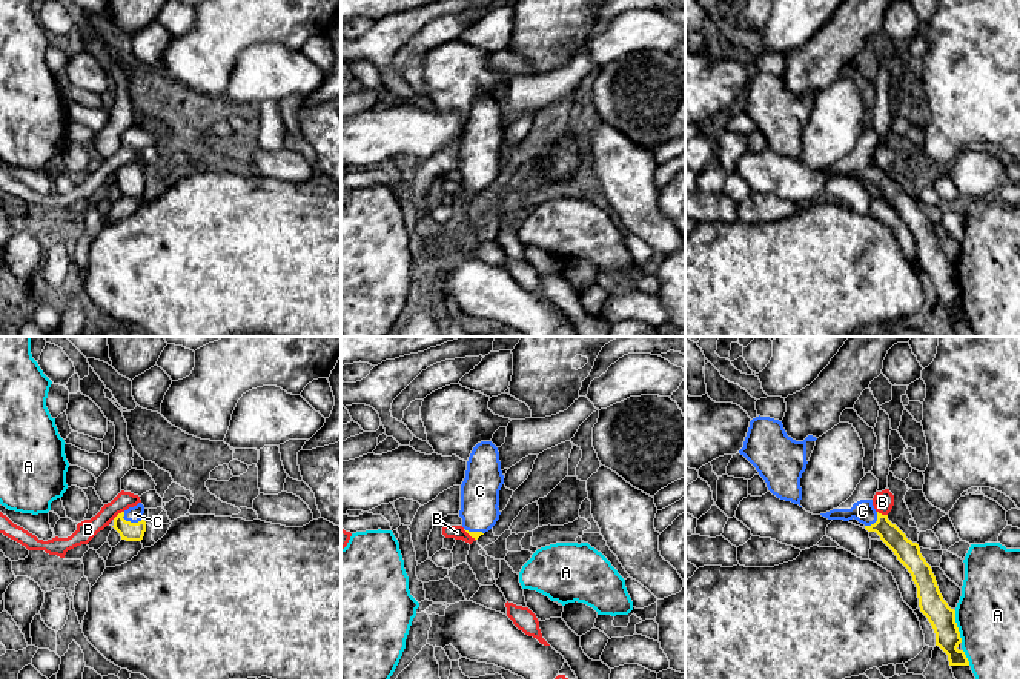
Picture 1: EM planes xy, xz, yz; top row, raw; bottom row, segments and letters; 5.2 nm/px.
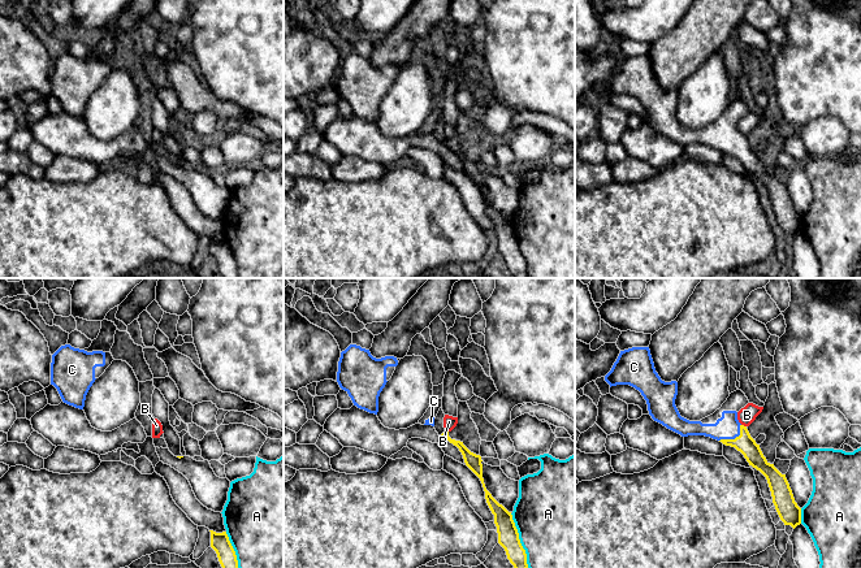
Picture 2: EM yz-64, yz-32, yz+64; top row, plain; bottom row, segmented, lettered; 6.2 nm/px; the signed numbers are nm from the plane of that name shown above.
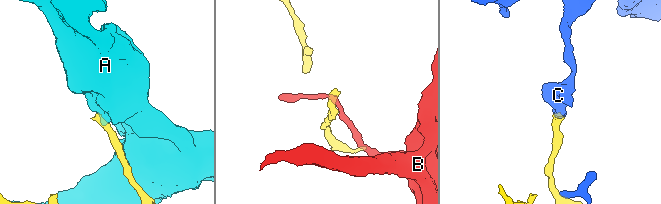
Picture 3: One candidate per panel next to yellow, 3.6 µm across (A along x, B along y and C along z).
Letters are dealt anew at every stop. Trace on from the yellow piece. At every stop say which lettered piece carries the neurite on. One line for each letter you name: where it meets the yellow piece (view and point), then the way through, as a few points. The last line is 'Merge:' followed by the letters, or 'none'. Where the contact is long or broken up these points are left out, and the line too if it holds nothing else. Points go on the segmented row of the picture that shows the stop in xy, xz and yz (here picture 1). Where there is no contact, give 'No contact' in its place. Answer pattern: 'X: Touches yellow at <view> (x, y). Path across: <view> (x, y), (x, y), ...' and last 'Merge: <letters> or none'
C: Touches yellow at xy (132, 523). Path across: xy (128, 531), (132, 523), (134, 514)
Merge: C

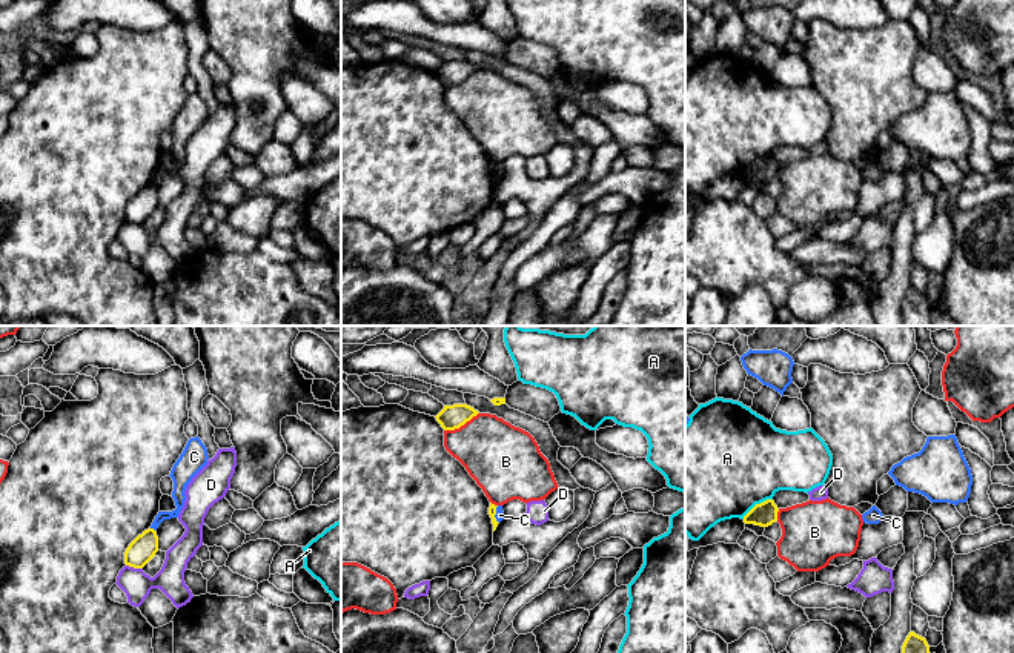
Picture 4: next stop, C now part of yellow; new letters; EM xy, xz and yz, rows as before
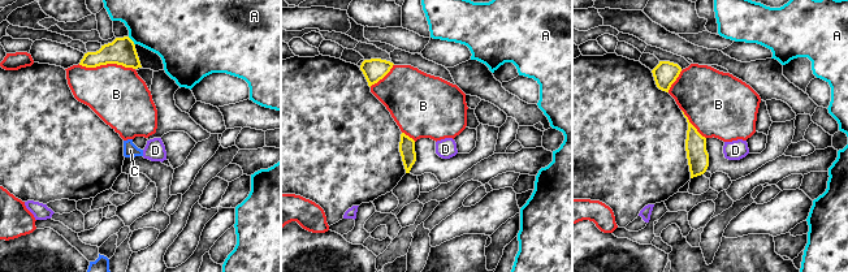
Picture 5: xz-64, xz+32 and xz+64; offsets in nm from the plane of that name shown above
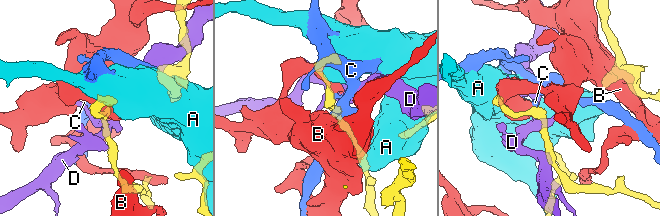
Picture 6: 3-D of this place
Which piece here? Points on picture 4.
Merge: none

